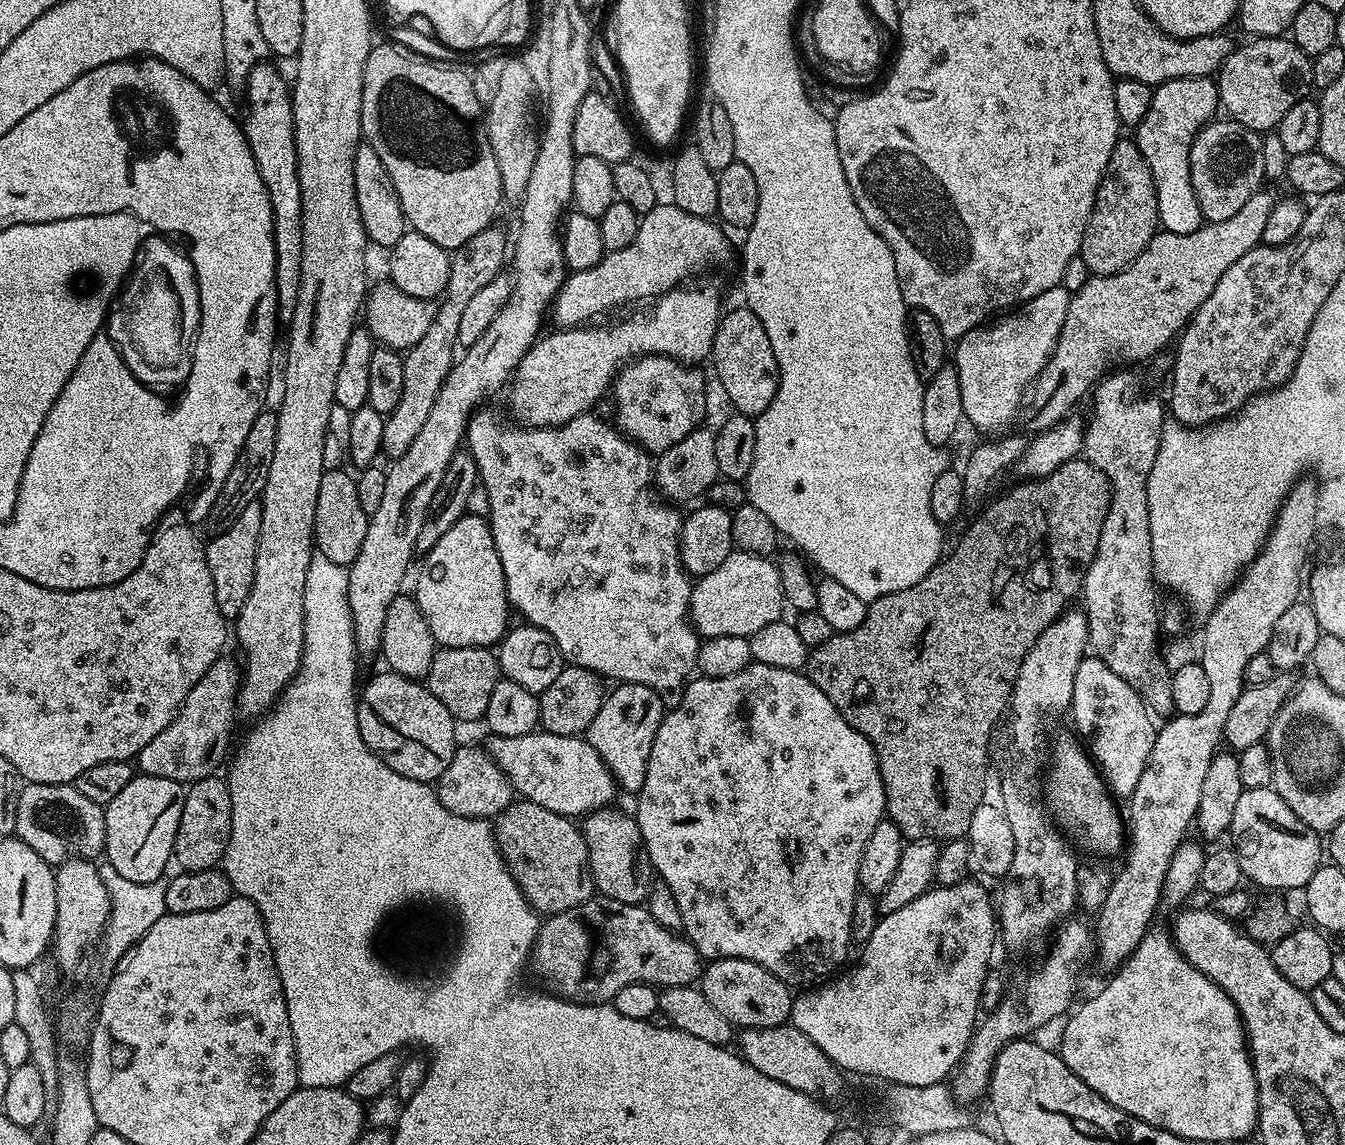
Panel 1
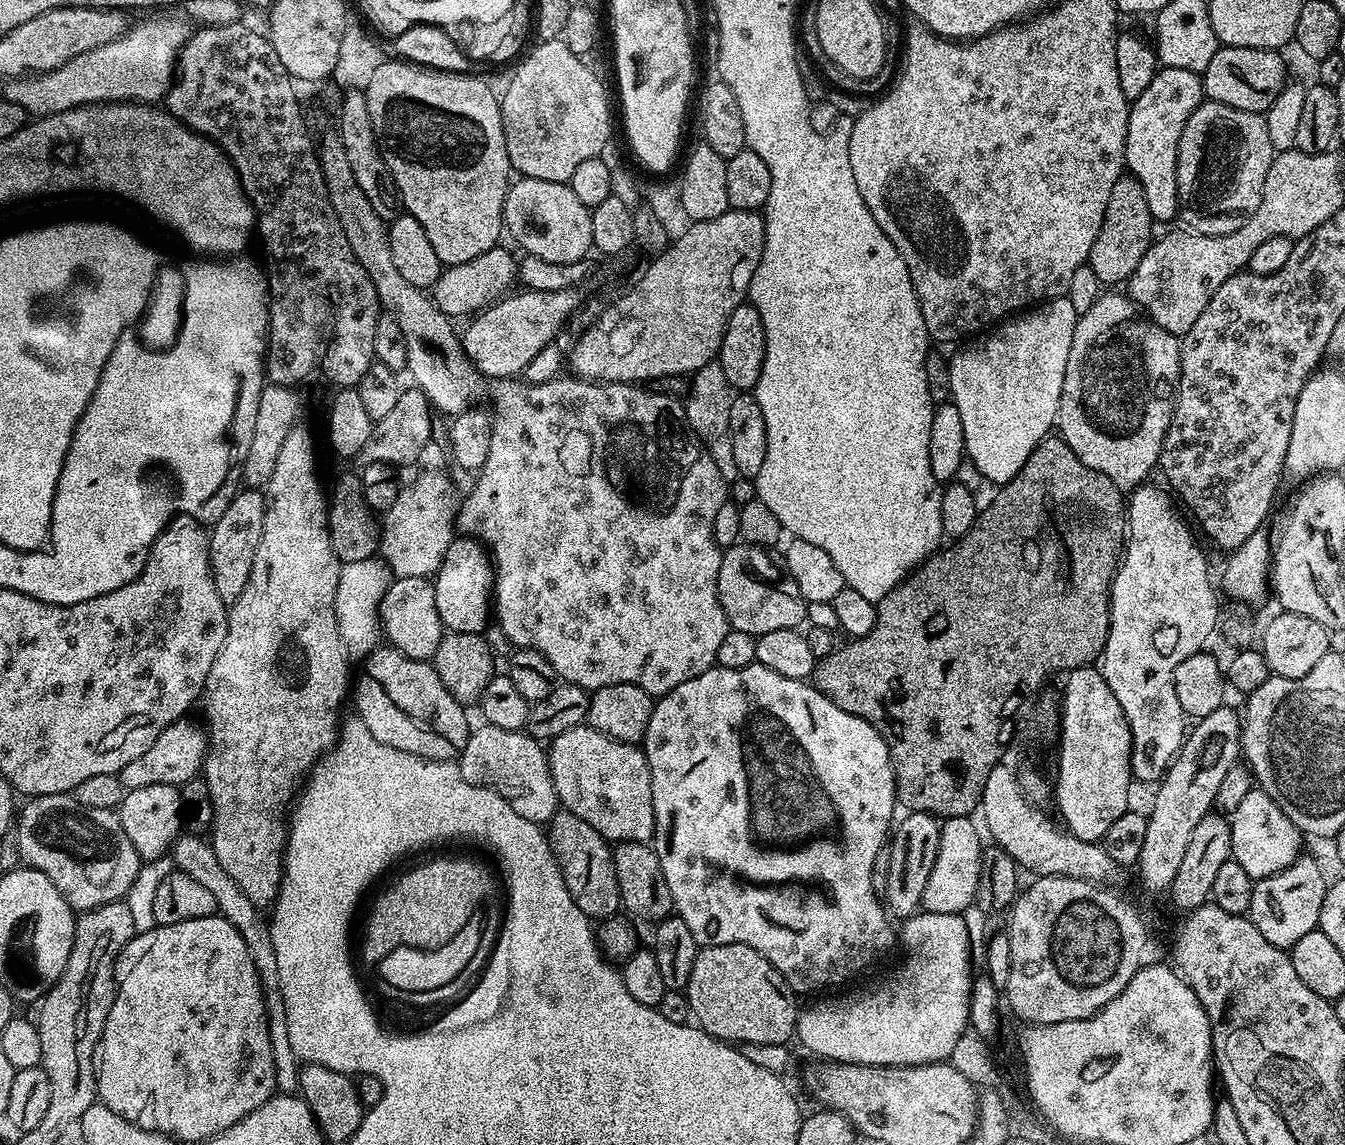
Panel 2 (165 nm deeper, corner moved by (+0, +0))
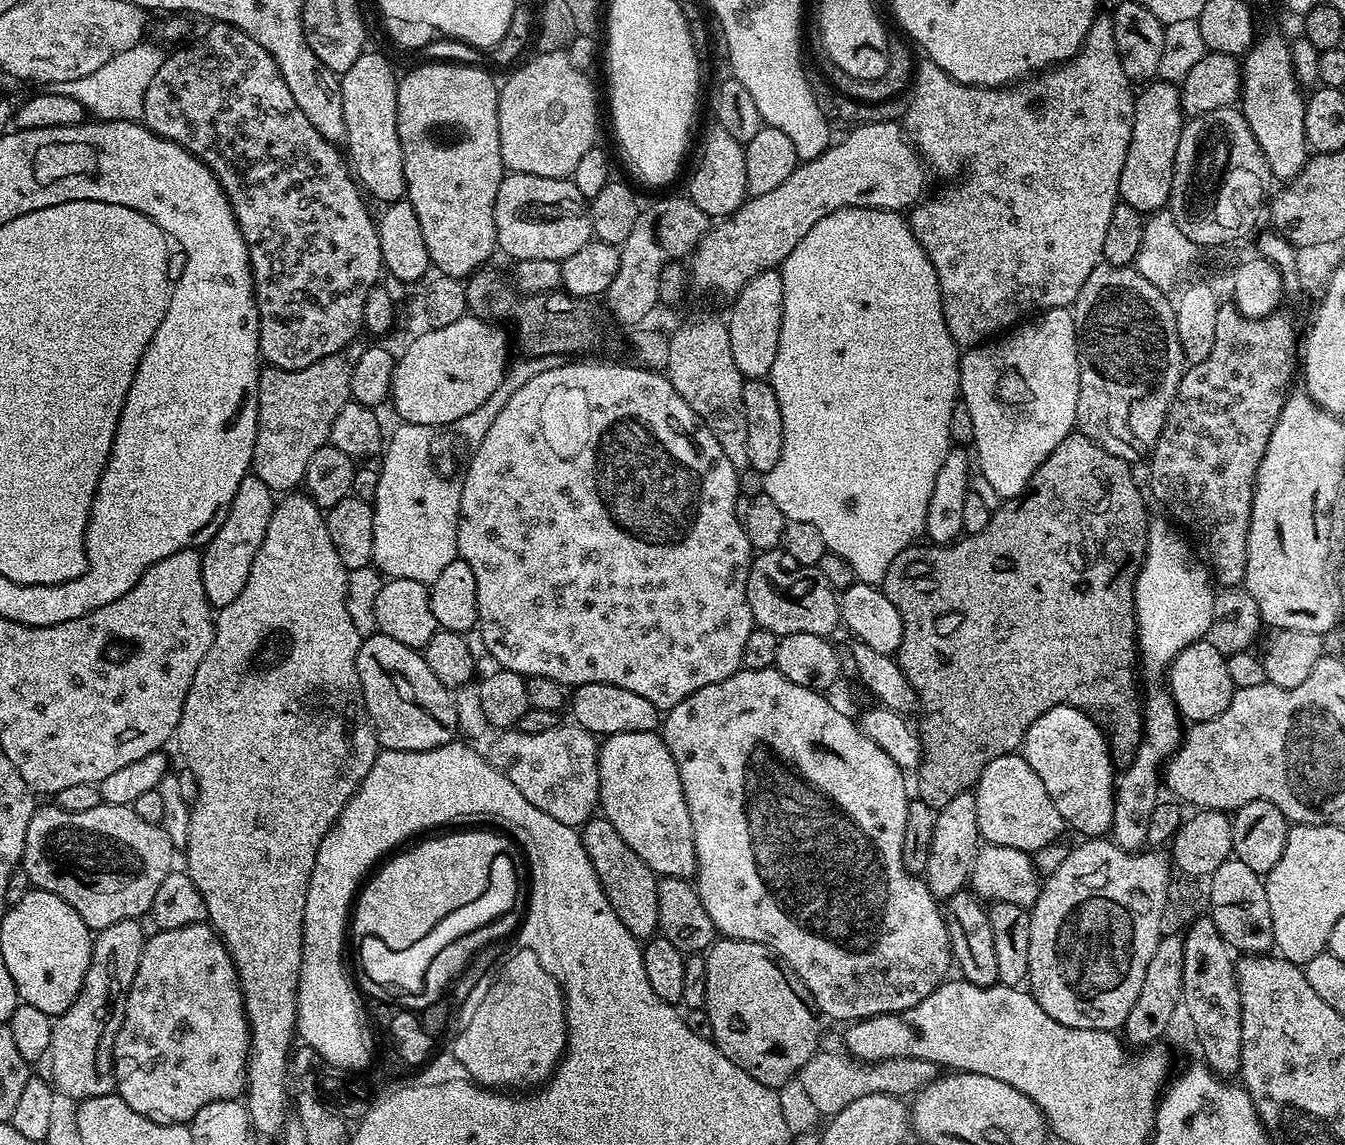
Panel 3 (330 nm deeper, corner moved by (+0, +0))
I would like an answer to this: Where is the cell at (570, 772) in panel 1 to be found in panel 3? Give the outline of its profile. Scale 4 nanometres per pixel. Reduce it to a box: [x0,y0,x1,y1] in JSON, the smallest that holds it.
[598,732,696,878]

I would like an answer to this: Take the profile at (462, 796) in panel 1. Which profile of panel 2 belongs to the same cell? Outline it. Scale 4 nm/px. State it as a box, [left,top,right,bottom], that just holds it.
[458,722,558,826]

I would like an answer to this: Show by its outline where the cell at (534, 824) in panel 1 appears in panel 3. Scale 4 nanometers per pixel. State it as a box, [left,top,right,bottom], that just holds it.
[580,818,659,940]

